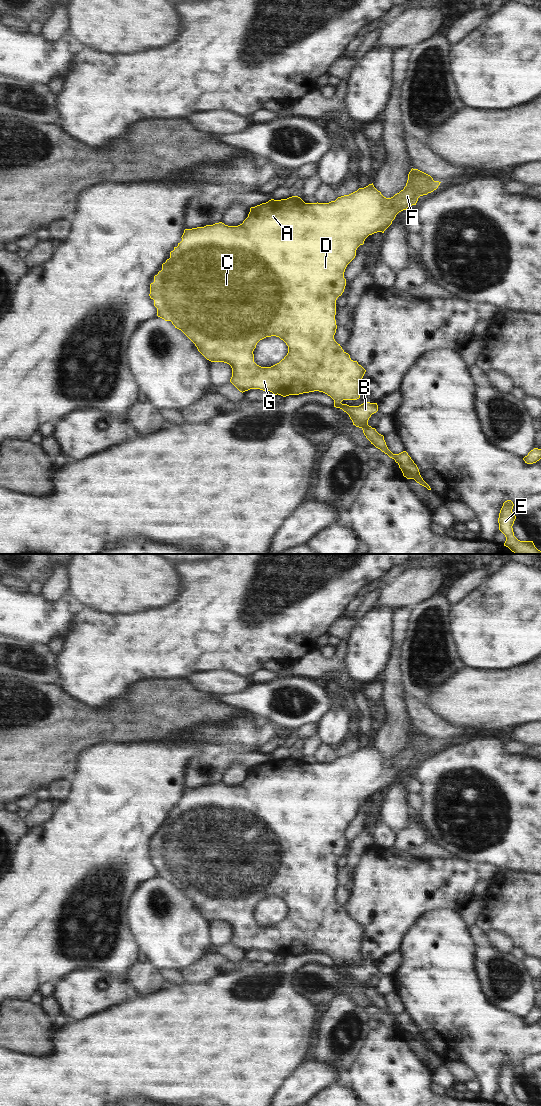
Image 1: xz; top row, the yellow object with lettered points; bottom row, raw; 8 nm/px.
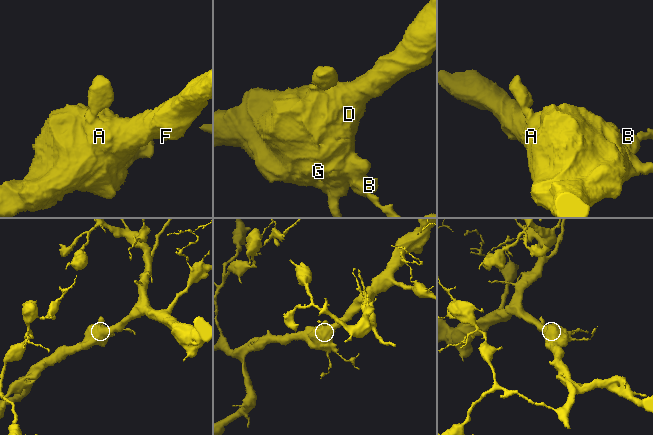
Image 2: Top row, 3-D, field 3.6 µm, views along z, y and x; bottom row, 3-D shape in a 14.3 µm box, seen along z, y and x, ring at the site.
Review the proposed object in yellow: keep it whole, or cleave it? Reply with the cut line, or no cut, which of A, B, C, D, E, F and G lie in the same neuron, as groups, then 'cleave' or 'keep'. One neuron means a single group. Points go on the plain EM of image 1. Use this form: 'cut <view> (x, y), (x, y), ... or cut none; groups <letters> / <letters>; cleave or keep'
cut none; groups A B C D E F G; keep

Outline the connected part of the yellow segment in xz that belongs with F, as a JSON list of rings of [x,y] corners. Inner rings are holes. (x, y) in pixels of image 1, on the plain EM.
[[[412,728],[404,749],[391,758],[384,757],[372,743],[329,763],[305,763],[298,756],[271,759],[251,767],[248,777],[238,786],[219,782],[185,789],[182,801],[170,812],[170,818],[162,824],[162,830],[150,844],[149,856],[154,860],[157,876],[171,881],[207,920],[229,924],[232,928],[230,942],[242,953],[260,949],[283,957],[314,951],[327,954],[334,960],[334,967],[346,972],[353,985],[363,990],[371,1004],[395,1020],[404,1037],[414,1039],[431,1050],[408,1013],[403,1011],[393,1014],[388,1009],[384,996],[368,985],[371,975],[378,971],[377,963],[365,962],[359,966],[341,963],[343,960],[360,958],[361,940],[366,930],[350,918],[335,901],[334,895],[337,889],[336,860],[344,852],[344,832],[355,818],[357,808],[364,804],[369,795],[384,793],[399,772],[416,765],[420,756],[433,752],[440,743],[434,741],[430,735]],[[271,896],[283,900],[288,906],[288,913],[279,923],[261,927],[254,922],[253,911],[260,900]]]

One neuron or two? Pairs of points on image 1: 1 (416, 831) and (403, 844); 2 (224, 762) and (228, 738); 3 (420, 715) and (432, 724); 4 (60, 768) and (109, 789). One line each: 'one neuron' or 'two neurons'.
1: one neuron
2: two neurons
3: one neuron
4: two neurons

